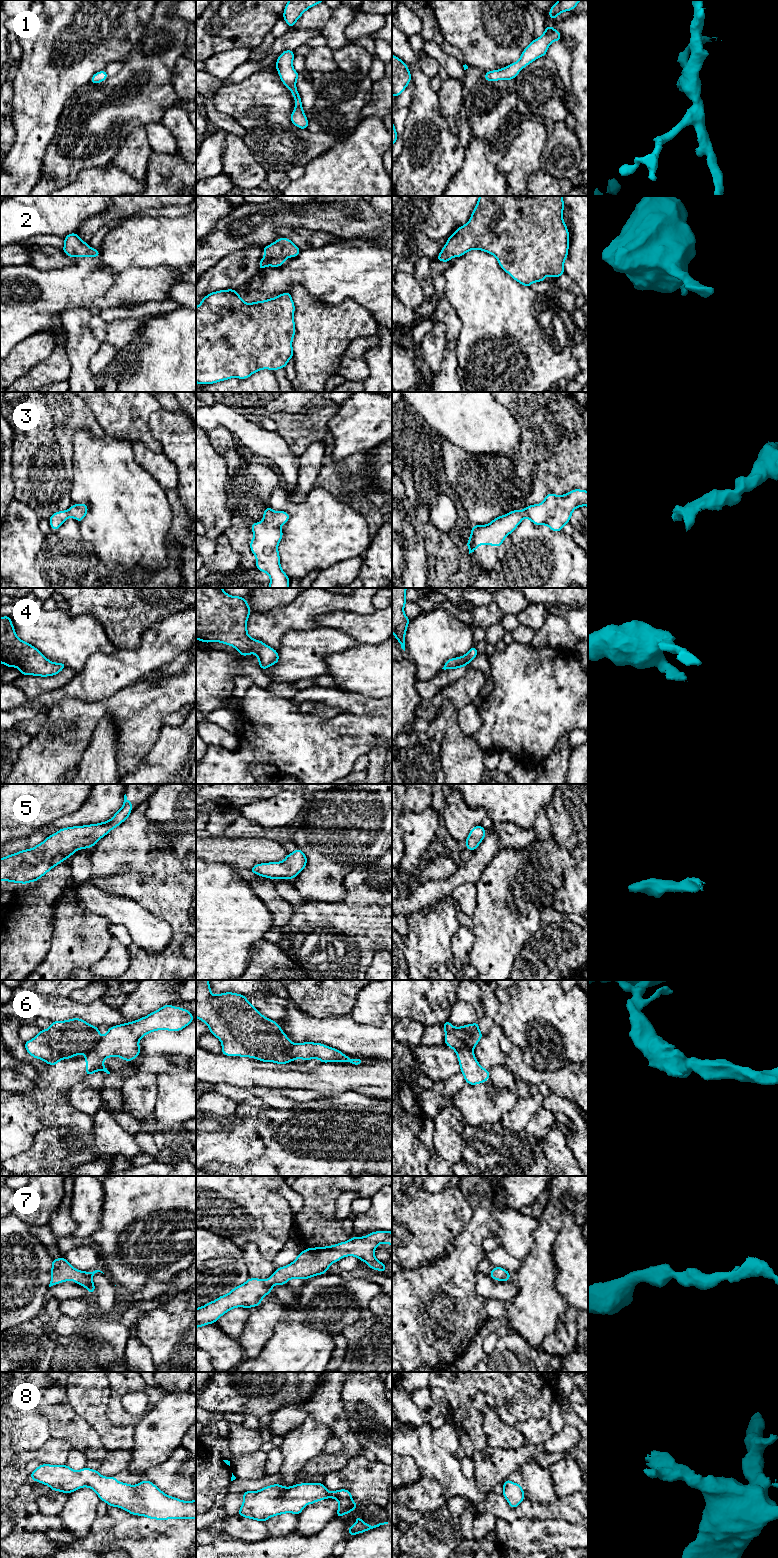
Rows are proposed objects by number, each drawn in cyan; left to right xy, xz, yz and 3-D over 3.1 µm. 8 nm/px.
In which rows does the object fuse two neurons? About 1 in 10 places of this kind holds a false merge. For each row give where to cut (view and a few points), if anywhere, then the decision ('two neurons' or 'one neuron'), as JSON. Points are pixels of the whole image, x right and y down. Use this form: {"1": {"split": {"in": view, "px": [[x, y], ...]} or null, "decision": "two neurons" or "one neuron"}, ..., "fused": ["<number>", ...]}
{"1": {"split": null, "decision": "one neuron"}, "2": {"split": null, "decision": "one neuron"}, "3": {"split": null, "decision": "one neuron"}, "4": {"split": null, "decision": "one neuron"}, "5": {"split": null, "decision": "one neuron"}, "6": {"split": {"in": "xy", "px": [[102, 1036], [98, 1044], [85, 1055]]}, "decision": "two neurons"}, "7": {"split": null, "decision": "one neuron"}, "8": {"split": null, "decision": "one neuron"}, "fused": ["6"]}

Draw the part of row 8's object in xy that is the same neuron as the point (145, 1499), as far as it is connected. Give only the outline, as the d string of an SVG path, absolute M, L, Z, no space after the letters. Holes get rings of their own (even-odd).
M41 1464L31 1474L31 1480L49 1486L53 1491L70 1494L82 1487L93 1489L101 1501L105 1501L109 1506L119 1507L126 1510L131 1515L145 1516L149 1519L196 1519L196 1500L182 1501L162 1492L156 1485L148 1480L143 1480L137 1485L130 1485L119 1482L115 1477L104 1477L98 1470L88 1467L76 1471L67 1465Z

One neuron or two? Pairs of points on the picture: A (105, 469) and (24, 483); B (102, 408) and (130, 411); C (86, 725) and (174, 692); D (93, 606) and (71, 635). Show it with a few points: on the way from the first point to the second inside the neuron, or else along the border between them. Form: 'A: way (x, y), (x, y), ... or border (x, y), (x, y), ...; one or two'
A: border (73, 451), (70, 498); two
B: way (109, 408), (123, 408); one
C: way (108, 706), (143, 706), (152, 701); one
D: border (67, 612), (71, 616), (92, 615), (104, 630); two

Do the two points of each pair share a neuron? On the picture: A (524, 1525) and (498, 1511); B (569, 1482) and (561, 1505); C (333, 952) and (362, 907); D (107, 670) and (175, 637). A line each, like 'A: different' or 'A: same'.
A: different
B: different
C: same
D: same

